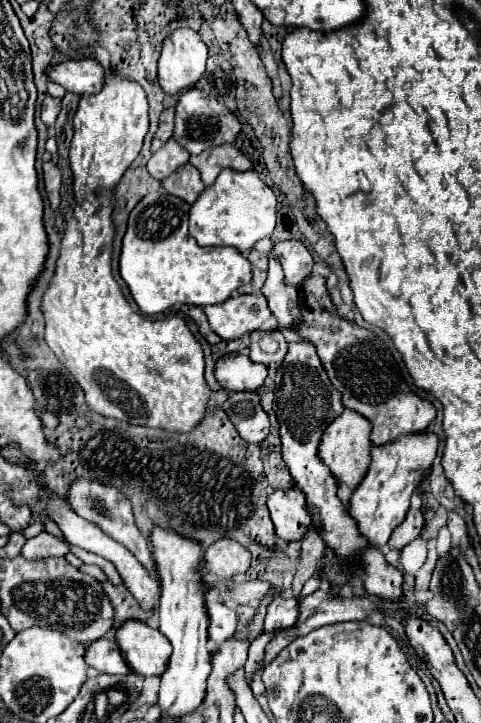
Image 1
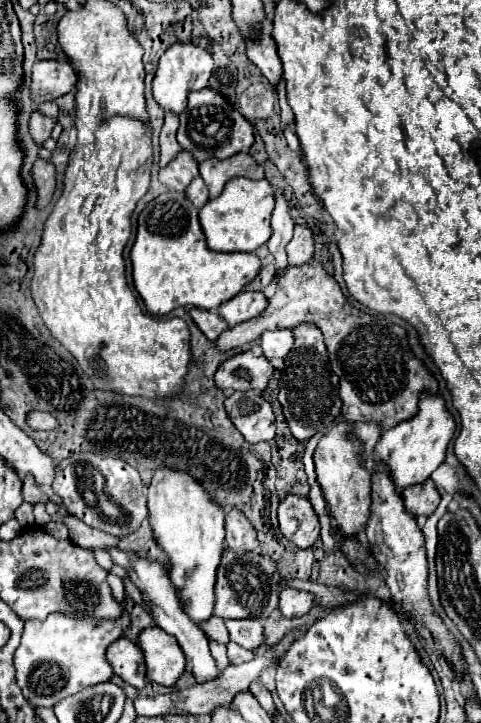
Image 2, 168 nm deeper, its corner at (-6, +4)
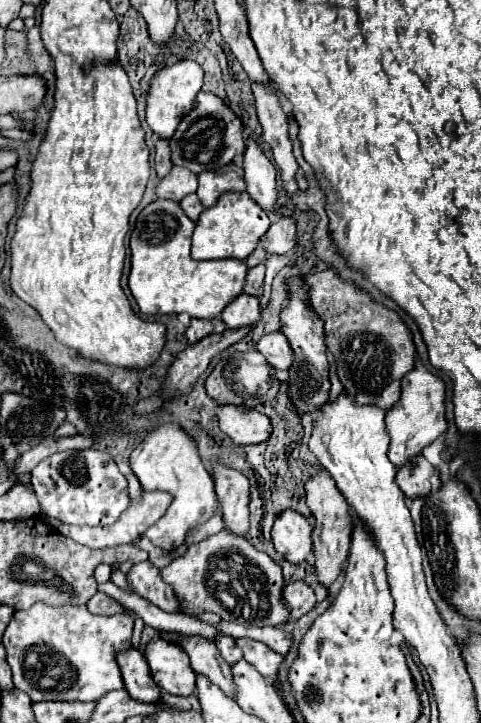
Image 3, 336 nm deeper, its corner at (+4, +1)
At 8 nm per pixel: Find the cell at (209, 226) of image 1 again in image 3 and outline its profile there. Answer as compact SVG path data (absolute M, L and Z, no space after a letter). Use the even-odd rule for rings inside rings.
M237 191L223 193L213 207L205 209L199 215L191 243L191 257L193 259L233 257L243 261L253 253L253 249L257 247L259 239L265 235L269 225L271 221L267 213L261 211L261 207L257 207L257 203L247 193L237 193Z

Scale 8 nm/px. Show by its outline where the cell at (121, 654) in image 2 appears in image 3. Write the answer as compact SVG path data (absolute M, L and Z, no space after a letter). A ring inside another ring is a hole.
M131 647L117 653L117 665L121 669L125 689L133 699L145 703L159 701L159 687L155 687L149 665L139 649Z

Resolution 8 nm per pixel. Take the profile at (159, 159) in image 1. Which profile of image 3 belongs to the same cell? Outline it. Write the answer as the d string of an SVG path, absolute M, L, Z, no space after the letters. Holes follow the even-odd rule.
M173 167L163 179L157 183L157 197L181 201L185 195L197 191L197 175L185 171L185 167Z

